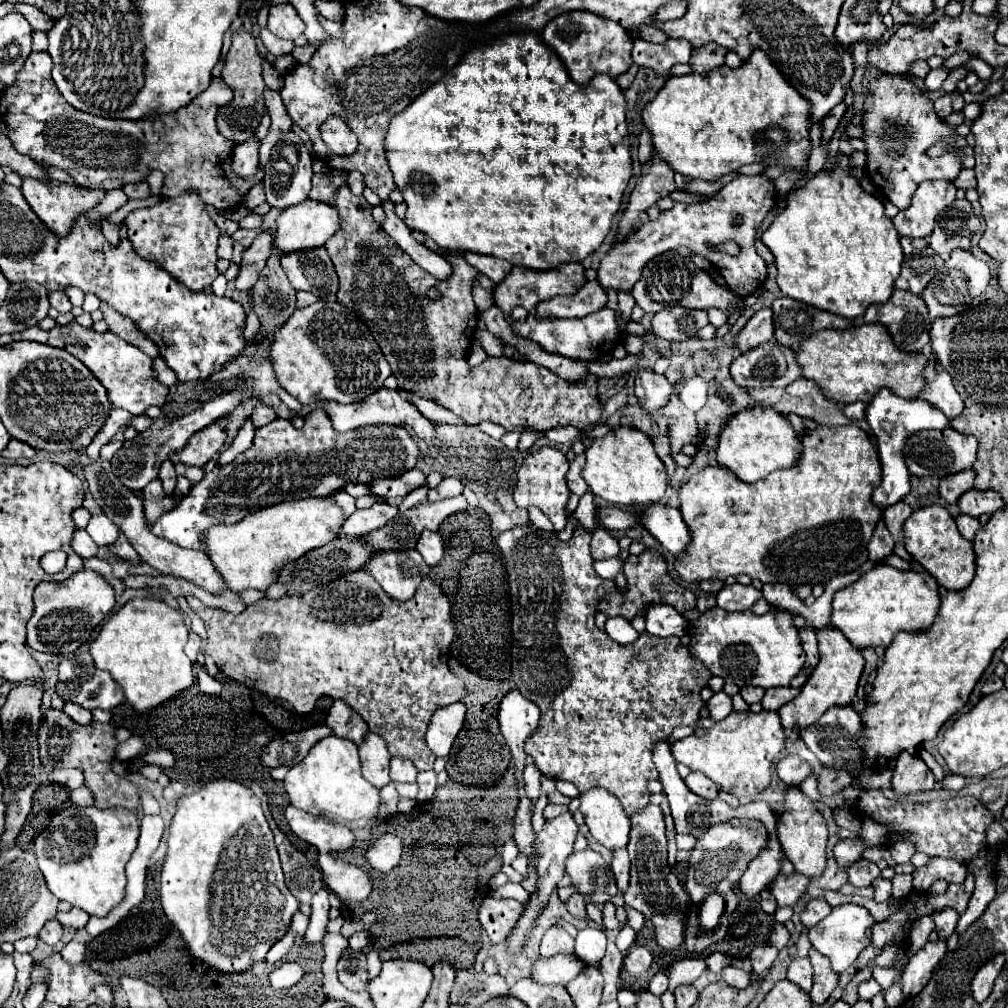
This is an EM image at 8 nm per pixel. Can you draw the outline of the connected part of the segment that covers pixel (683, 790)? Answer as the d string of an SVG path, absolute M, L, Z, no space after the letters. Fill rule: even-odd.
M662 742L654 748L654 764L660 772L660 782L664 786L664 792L668 796L668 802L670 802L670 810L672 810L672 818L674 818L674 826L676 826L676 832L678 834L690 834L694 838L702 836L702 832L706 832L706 828L710 828L710 824L718 824L722 820L730 820L730 818L746 818L750 816L748 810L752 810L752 818L758 818L760 822L764 822L764 826L768 828L770 834L774 834L776 830L776 820L774 820L774 814L770 810L770 806L762 800L754 800L754 802L748 802L748 804L740 804L738 808L732 808L730 804L726 804L724 800L720 798L714 798L714 800L704 800L700 796L696 796L688 786L686 782L680 778L678 770L676 770L676 762L674 762L674 756L670 754L670 746L668 742Z

